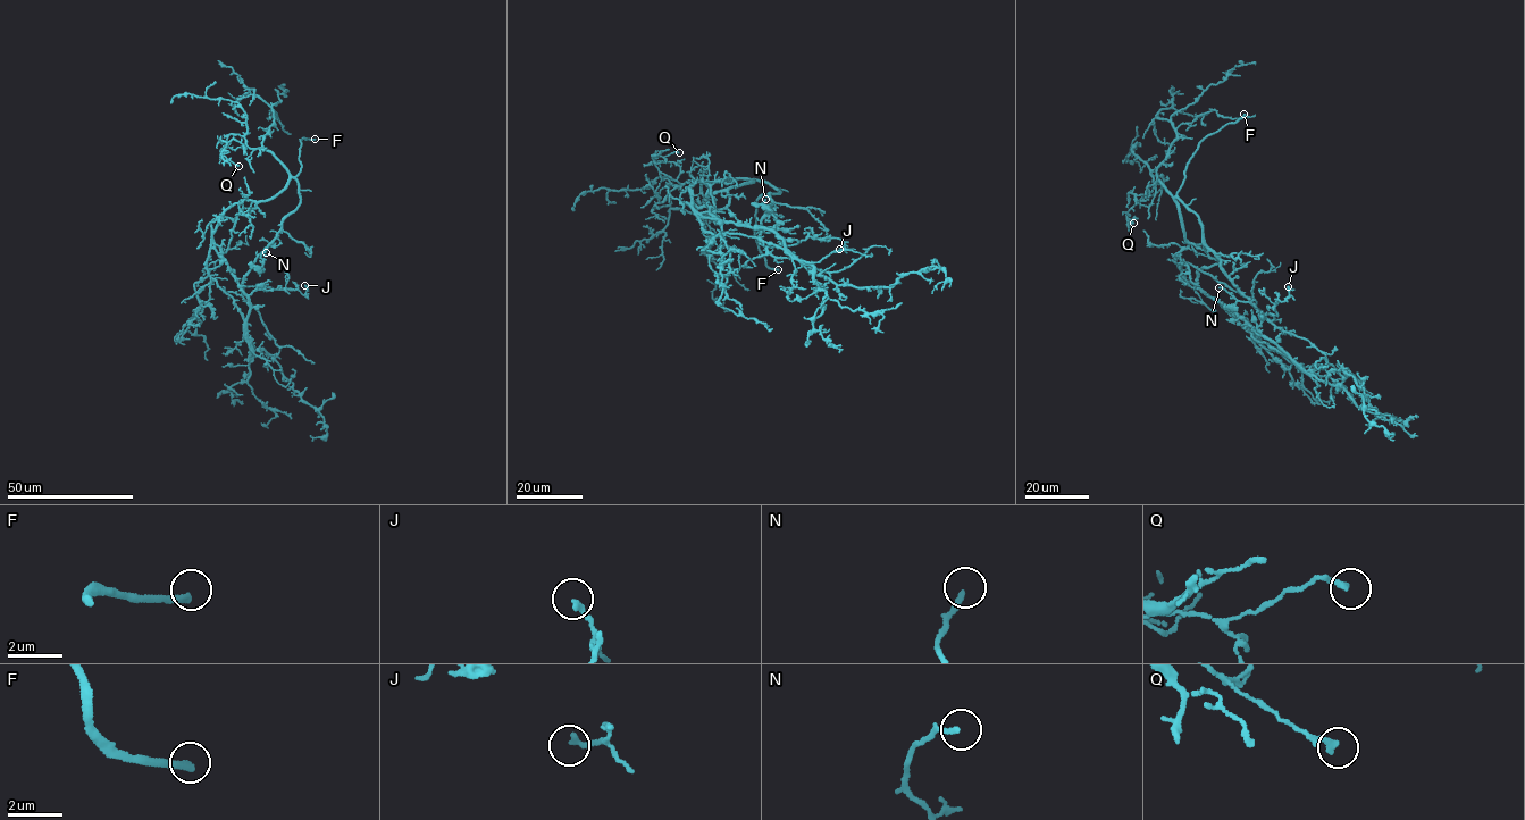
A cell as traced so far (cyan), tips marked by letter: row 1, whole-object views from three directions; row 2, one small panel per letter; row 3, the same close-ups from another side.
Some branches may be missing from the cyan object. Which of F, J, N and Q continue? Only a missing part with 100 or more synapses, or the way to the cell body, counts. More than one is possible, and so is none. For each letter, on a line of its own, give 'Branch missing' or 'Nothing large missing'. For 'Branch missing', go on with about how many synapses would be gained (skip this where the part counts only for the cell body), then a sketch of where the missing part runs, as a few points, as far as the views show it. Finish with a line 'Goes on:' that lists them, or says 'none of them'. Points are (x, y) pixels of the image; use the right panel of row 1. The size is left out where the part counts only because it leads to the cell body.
F: Branch missing. Course of what is missing: (1243, 114), (1256, 109), (1257, 118), (1255, 122), (1242, 120)
J: Nothing large missing
N: Nothing large missing
Q: Nothing large missing
Goes on: F

